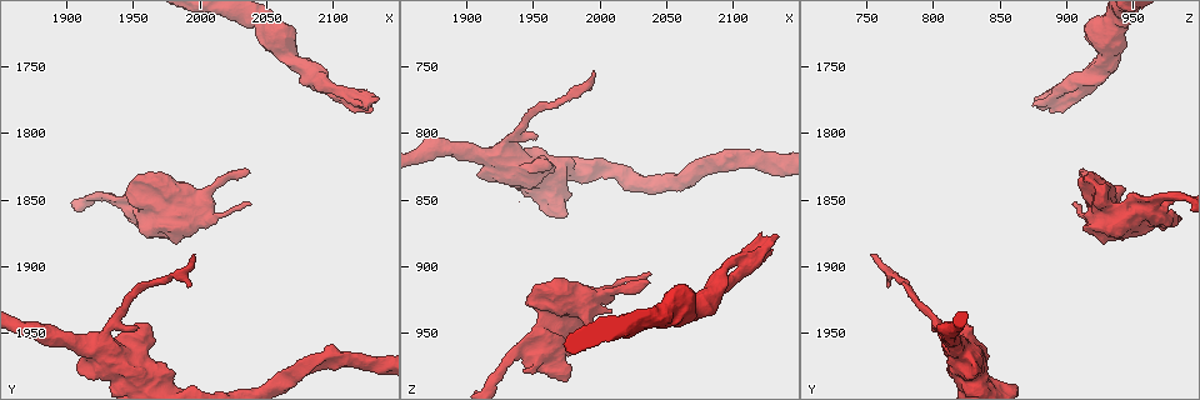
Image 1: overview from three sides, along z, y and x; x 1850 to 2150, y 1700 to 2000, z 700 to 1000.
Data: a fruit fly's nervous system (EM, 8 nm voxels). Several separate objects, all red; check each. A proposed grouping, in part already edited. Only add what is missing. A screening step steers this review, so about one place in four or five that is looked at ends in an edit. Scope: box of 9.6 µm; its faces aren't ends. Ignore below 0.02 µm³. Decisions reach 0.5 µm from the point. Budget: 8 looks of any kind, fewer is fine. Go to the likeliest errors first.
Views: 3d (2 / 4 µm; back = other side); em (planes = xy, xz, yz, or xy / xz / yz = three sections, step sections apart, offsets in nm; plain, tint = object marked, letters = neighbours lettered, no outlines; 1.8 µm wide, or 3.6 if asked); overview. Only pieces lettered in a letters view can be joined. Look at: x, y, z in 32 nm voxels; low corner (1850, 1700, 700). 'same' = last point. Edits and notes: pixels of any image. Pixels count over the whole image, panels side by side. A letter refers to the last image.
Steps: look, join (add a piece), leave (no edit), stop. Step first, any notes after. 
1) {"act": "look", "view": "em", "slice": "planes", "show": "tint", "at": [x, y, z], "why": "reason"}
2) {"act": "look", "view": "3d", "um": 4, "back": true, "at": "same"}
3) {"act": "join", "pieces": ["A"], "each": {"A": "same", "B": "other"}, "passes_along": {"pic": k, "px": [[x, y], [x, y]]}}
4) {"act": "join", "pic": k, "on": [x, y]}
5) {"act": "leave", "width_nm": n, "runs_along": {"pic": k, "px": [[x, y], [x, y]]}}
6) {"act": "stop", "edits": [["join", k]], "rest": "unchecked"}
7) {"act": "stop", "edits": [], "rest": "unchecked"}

{"act": "look", "view": "em", "slice": "planes", "show": "letters", "at": [2120, 1778, 872], "why": "free end"}

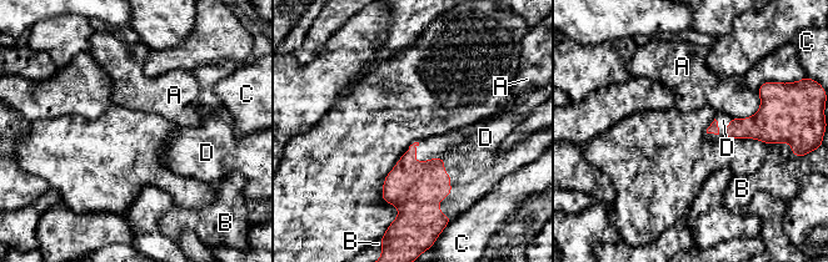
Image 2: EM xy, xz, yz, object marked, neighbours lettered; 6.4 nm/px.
{"act": "join", "pieces": ["D"], "each": {"A": "other", "B": "other", "C": "other", "D": "same"}, "found": "the neuron continues"}

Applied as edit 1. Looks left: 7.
{"act": "look", "view": "overview", "why": "see it whole again"}

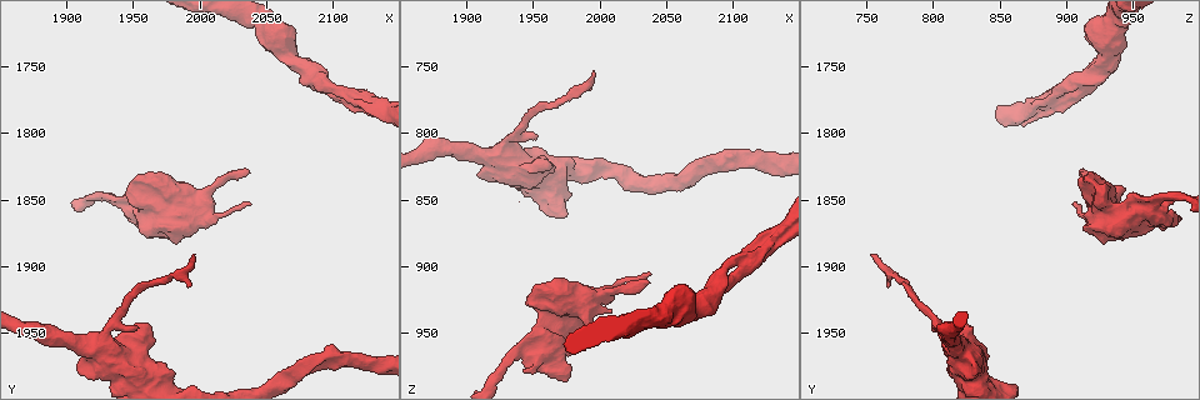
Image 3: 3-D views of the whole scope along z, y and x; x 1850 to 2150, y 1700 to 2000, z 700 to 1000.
{"act": "look", "view": "3d", "um": 2, "at": [1996, 1894, 754]}

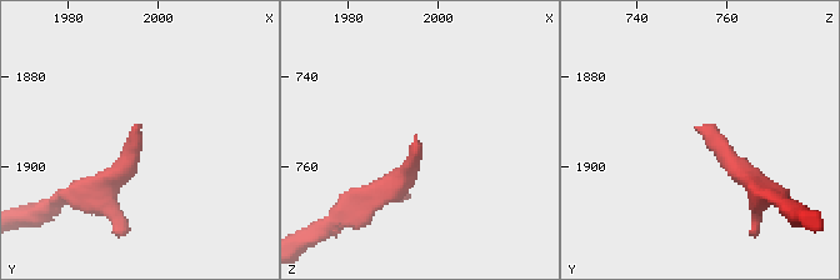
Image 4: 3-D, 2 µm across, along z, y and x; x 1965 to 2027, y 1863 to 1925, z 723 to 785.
{"act": "look", "view": "em", "slice": "planes", "show": "letters", "at": [1994, 1891, 754]}

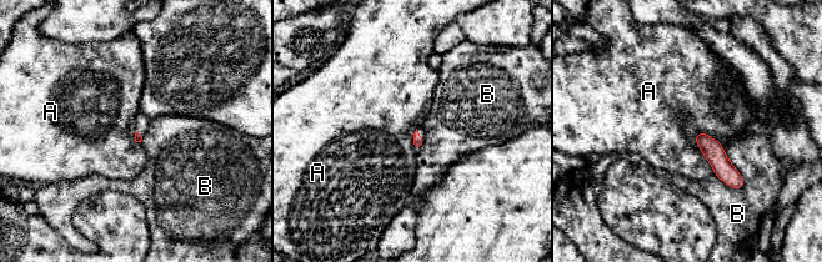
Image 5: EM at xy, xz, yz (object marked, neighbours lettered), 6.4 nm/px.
{"act": "leave", "each": {"A": "other", "B": "other"}, "border": {"pic": 5, "px": [[698, 131], [695, 142], [713, 174]]}, "found": "no lettered piece goes on from it"}

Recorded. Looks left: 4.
{"act": "look", "view": "em", "um": 3.6, "slice": "planes", "show": "letters", "at": [1976, 1850, 926], "why": "calibre changes"}

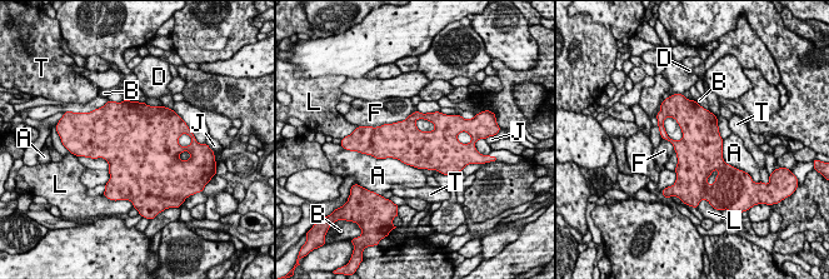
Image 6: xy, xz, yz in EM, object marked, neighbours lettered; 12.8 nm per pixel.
{"act": "leave", "each": {"A": "other", "B": "other", "D": "other", "F": "other", "J": "other", "L": "other", "T": "other"}, "border": {"pic": 6, "px": [[417, 109], [401, 120], [374, 128]]}, "found": "no lettered piece goes on from it"}

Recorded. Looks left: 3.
{"act": "stop", "edits": [["join", 2]], "rest": "unchecked"}

